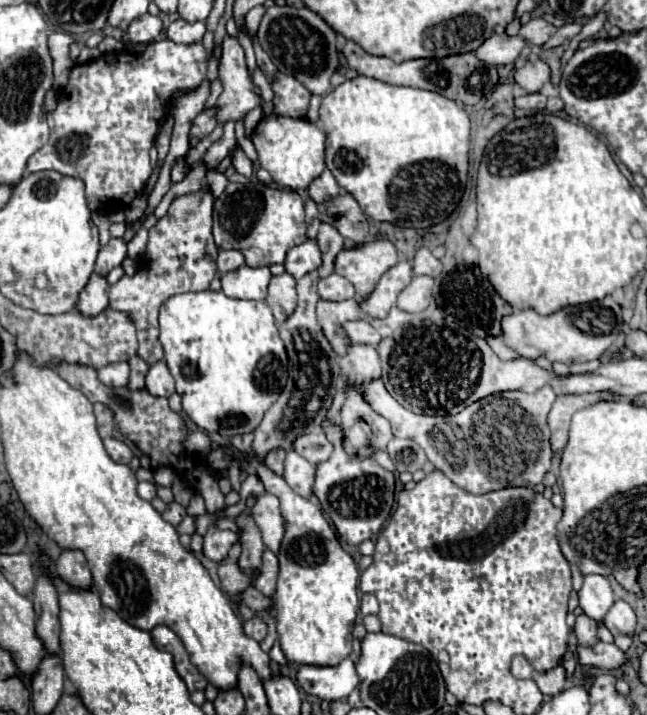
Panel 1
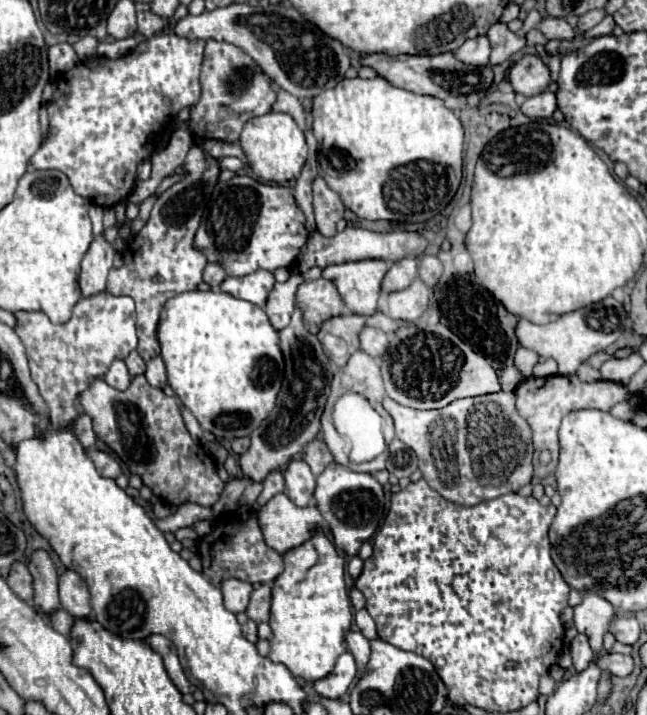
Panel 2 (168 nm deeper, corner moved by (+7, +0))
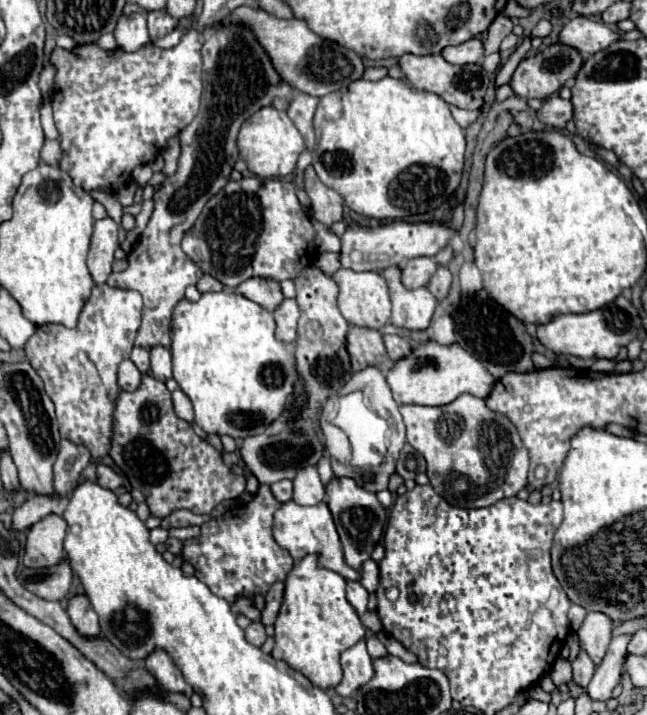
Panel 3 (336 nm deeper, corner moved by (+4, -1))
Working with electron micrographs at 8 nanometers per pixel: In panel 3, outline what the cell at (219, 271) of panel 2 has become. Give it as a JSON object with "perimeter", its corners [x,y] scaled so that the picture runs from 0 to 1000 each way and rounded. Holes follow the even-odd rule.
{"perimeter":[[[312,385],[309,393],[303,396],[303,404],[309,410],[321,410],[321,407],[343,407],[346,399],[340,399],[340,393],[334,393],[331,387],[321,387],[321,385]]]}

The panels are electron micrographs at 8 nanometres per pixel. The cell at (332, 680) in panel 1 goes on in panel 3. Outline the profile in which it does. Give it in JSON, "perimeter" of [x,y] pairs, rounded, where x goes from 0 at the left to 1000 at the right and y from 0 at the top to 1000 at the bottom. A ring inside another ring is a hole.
{"perimeter":[[[553,897],[550,902],[544,902],[529,913],[529,938],[532,938],[532,950],[519,961],[519,969],[529,975],[541,975],[578,947],[575,919],[566,910],[563,897]]]}

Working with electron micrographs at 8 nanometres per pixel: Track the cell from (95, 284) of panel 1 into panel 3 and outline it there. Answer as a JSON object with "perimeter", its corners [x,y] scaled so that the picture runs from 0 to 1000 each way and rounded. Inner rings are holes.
{"perimeter":[[[170,303],[151,306],[145,312],[142,343],[136,354],[136,376],[148,396],[164,396],[179,348],[182,348],[182,312]]]}

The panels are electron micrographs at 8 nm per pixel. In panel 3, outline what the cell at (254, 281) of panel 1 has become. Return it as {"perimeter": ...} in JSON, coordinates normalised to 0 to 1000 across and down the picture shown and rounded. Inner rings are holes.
{"perimeter":[[[389,387],[389,393],[377,393],[377,399],[368,399],[365,407],[386,421],[405,427],[414,435],[427,435],[427,429],[439,421],[439,413],[433,407],[430,393],[414,393],[408,387]]]}

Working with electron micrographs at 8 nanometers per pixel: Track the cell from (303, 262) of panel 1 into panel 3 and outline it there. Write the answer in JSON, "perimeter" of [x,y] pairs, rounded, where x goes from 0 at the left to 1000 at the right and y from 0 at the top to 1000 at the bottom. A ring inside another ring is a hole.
{"perimeter":[[[609,309],[609,312],[587,315],[581,320],[538,315],[529,329],[526,368],[529,373],[544,379],[584,379],[584,376],[597,376],[600,371],[621,371],[624,365],[652,359],[652,357],[671,359],[680,351],[680,345],[686,348],[705,326],[708,326],[705,320],[677,309],[668,309],[668,312]]]}

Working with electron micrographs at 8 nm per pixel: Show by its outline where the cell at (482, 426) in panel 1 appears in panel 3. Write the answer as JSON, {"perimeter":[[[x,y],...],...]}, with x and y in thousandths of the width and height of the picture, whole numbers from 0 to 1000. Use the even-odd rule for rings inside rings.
{"perimeter":[[[711,552],[702,564],[689,569],[652,569],[652,566],[621,566],[618,578],[628,594],[631,620],[649,631],[662,648],[662,667],[671,687],[686,695],[702,709],[739,712],[757,709],[773,698],[794,695],[813,681],[816,667],[816,631],[810,628],[804,608],[785,583],[764,578],[751,569],[748,558],[730,552]]]}

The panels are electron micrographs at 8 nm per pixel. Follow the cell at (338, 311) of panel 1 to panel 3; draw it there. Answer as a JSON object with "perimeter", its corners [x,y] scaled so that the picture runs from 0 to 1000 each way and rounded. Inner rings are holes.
{"perimeter":[[[541,457],[538,463],[538,483],[535,483],[541,499],[544,499],[544,516],[556,519],[566,513],[581,513],[590,522],[606,516],[606,502],[597,494],[594,474],[587,463],[578,460],[556,460],[556,457]]]}

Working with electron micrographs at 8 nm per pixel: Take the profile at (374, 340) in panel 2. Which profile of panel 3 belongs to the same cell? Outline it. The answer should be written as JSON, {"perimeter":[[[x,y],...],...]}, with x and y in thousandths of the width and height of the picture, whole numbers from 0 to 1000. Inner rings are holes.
{"perimeter":[[[594,469],[594,480],[597,480],[600,497],[606,505],[618,505],[618,502],[631,499],[637,491],[637,483],[615,469]]]}

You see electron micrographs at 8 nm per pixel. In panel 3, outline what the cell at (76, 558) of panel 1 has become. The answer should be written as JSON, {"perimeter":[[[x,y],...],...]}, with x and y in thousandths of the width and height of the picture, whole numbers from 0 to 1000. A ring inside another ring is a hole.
{"perimeter":[[[114,832],[105,846],[105,863],[117,883],[133,891],[145,894],[155,891],[155,874],[151,874],[151,860],[139,855],[139,841],[130,832]]]}

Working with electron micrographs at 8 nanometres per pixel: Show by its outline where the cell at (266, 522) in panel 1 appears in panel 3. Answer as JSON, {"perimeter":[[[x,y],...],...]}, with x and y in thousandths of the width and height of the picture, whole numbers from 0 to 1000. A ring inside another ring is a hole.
{"perimeter":[[[454,701],[436,703],[436,709],[423,717],[423,754],[433,765],[445,768],[445,773],[451,776],[454,785],[470,782],[473,776],[491,776],[491,787],[498,793],[526,801],[532,810],[556,813],[556,801],[547,799],[544,793],[538,793],[532,785],[529,759],[522,754],[519,734],[513,729],[513,717],[501,701],[491,706],[482,706],[482,709],[467,709]]]}

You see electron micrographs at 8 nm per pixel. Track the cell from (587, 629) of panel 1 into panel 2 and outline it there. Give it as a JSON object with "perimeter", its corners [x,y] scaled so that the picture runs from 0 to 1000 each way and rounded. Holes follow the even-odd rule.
{"perimeter":[[[892,887],[883,898],[883,917],[886,917],[886,931],[892,940],[901,940],[913,923],[917,923],[917,909],[910,903],[910,892],[904,887]]]}

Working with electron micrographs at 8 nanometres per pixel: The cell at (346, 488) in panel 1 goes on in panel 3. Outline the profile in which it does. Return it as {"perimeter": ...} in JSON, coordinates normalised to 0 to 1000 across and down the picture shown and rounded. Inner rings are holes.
{"perimeter":[[[529,667],[529,670],[513,670],[513,676],[504,681],[507,690],[507,709],[513,715],[529,765],[532,765],[532,782],[535,787],[556,799],[560,787],[572,782],[578,765],[590,754],[594,734],[597,734],[597,712],[587,706],[578,690],[569,690],[550,678],[550,673]]]}

